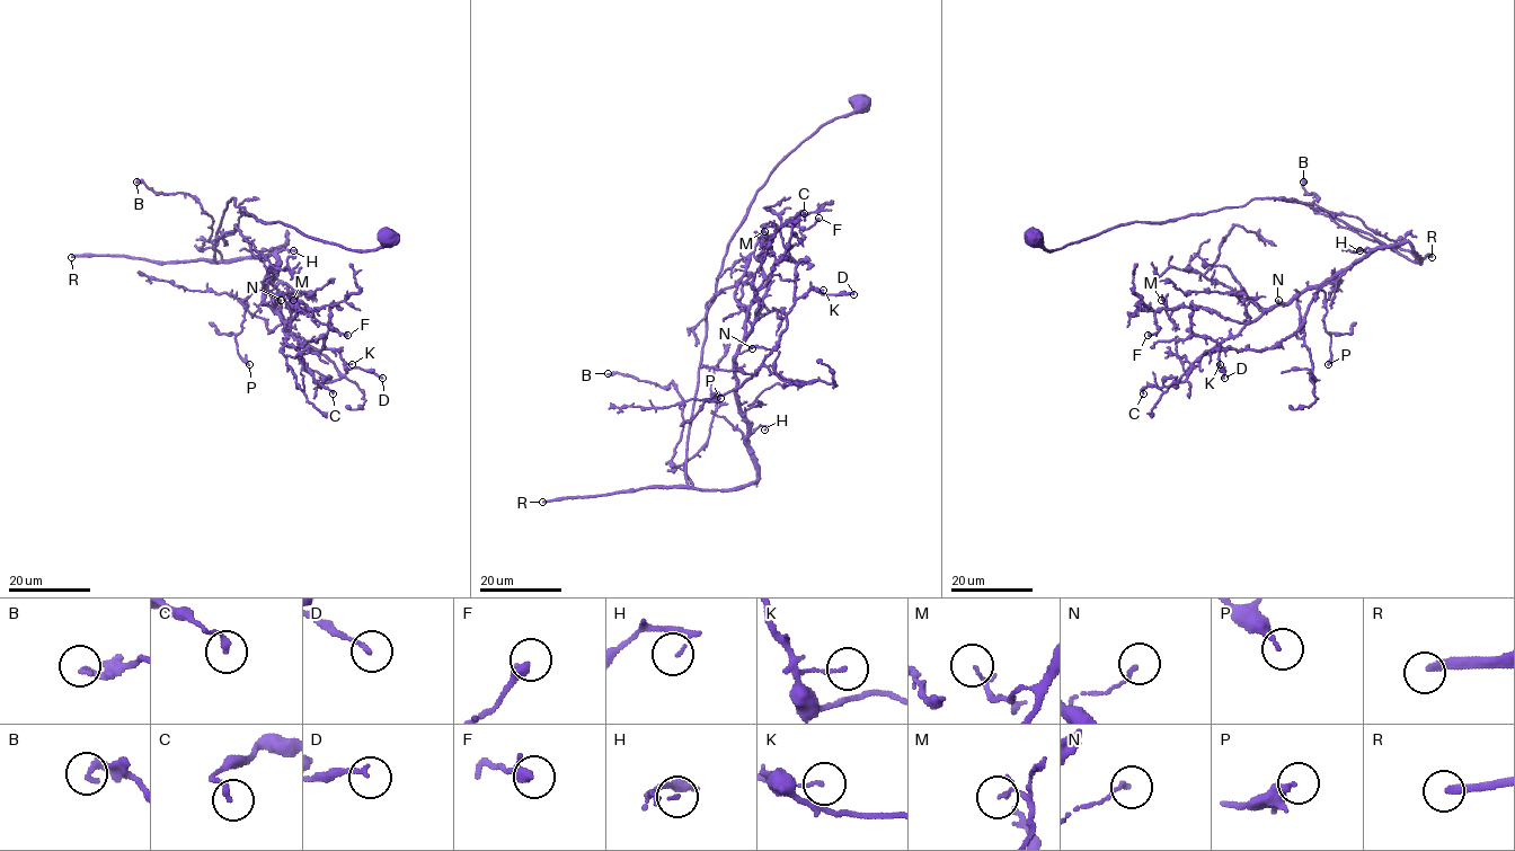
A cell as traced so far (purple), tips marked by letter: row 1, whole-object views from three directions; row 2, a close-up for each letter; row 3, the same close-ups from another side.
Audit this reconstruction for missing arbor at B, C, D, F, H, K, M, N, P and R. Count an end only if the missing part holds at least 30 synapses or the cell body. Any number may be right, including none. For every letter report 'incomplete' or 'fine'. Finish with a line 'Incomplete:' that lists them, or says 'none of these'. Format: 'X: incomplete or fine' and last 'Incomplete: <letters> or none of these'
B: fine
C: fine
D: fine
F: fine
H: fine
K: fine
M: fine
N: fine
P: fine
R: incomplete
Incomplete: R

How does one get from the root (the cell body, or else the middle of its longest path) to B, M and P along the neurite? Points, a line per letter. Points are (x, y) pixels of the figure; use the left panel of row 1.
B: (389, 237), (347, 249), (232, 197), (216, 262), (201, 248), (212, 223), (201, 205), (136, 182)
M: (389, 237), (347, 249), (232, 197), (214, 259), (285, 242), (264, 302), (289, 321), (302, 309), (293, 300)
P: (389, 237), (347, 249), (232, 197), (216, 262), (285, 242), (246, 300), (235, 342), (249, 364)

